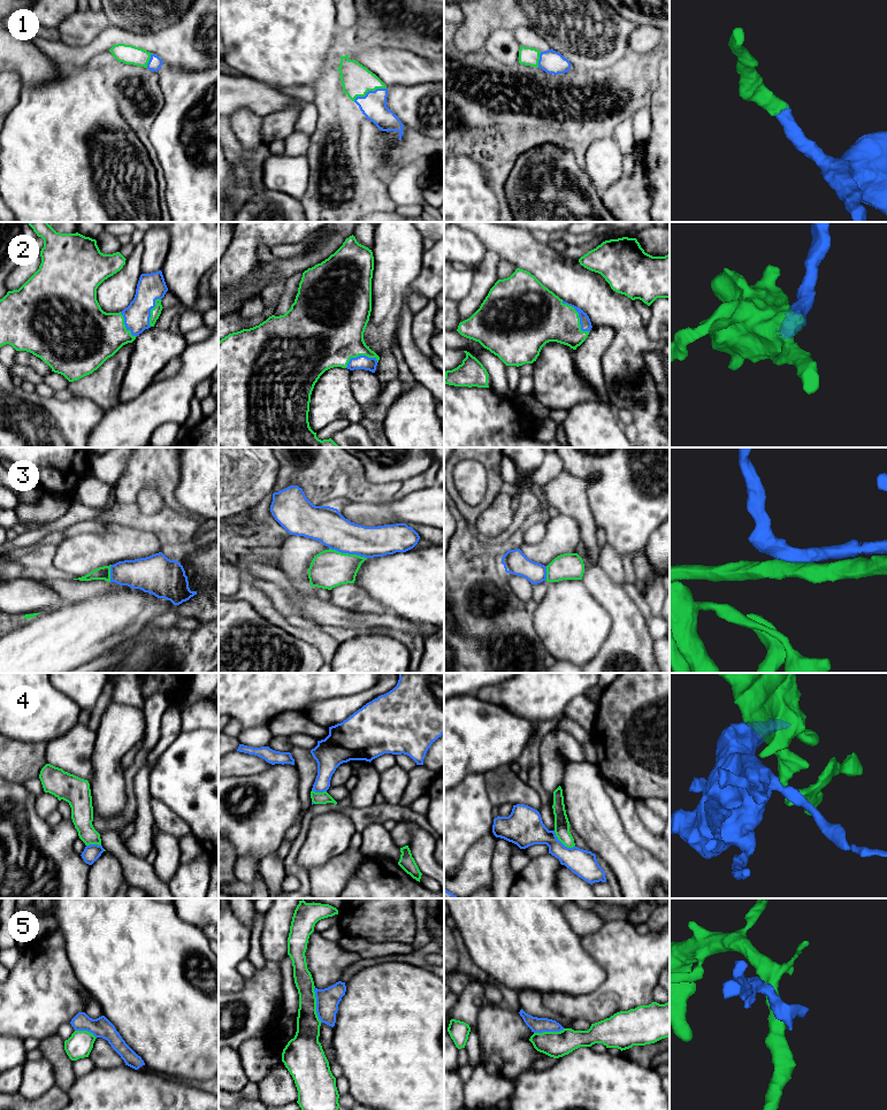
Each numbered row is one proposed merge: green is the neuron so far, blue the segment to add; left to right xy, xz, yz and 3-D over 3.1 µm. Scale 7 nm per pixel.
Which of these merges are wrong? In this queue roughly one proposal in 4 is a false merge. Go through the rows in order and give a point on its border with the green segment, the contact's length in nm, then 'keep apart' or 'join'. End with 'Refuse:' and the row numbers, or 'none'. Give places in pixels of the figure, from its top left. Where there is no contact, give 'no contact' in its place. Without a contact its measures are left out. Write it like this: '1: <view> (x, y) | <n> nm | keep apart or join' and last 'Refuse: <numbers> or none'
1: xz (369, 90) | 240 nm | join
2: yz (578, 316) | 300 nm | join
3: xz (348, 553) | 280 nm | join
4: yz (563, 843) | 190 nm | keep apart
5: xz (315, 1004) | 260 nm | keep apart
Refuse: 4, 5

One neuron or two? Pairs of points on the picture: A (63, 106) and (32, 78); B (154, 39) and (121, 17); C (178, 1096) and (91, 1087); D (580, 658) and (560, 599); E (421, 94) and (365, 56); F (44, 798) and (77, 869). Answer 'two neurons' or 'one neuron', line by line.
A: two neurons
B: two neurons
C: one neuron
D: one neuron
E: two neurons
F: two neurons

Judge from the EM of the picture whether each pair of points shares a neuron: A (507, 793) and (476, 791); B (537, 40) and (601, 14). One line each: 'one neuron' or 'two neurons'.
A: two neurons
B: two neurons

